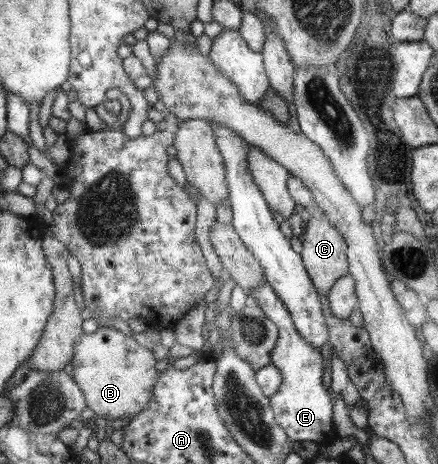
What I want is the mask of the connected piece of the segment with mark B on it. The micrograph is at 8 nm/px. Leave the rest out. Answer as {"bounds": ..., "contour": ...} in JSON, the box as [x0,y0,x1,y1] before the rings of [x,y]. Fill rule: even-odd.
{"bounds":[72,327,157,420],"contour":[[[102,327],[93,333],[85,333],[75,343],[72,362],[74,380],[84,392],[86,403],[95,415],[114,420],[133,418],[151,402],[153,382],[157,380],[157,360],[153,351],[139,346],[119,329]]]}

